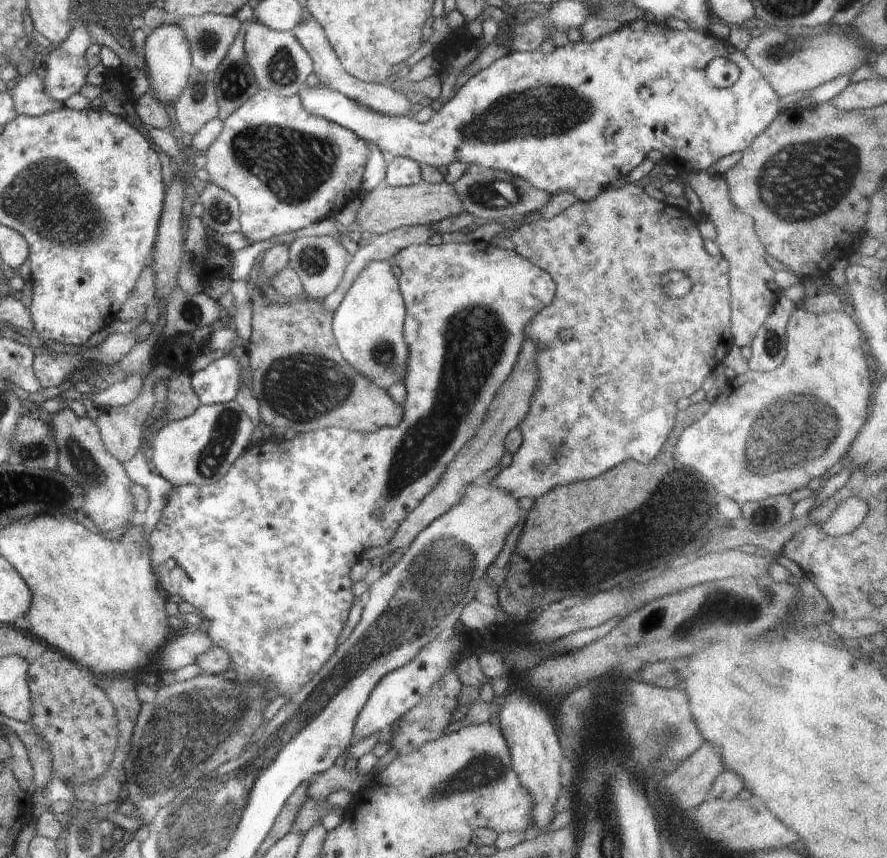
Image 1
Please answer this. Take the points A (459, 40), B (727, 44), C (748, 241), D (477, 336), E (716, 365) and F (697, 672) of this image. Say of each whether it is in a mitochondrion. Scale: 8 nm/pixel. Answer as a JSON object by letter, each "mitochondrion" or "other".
{"A":"other","B":"other","C":"other","D":"mitochondrion","E":"other","F":"other"}

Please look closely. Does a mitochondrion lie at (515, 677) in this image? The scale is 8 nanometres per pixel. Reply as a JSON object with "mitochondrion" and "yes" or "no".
{"mitochondrion":"no"}

